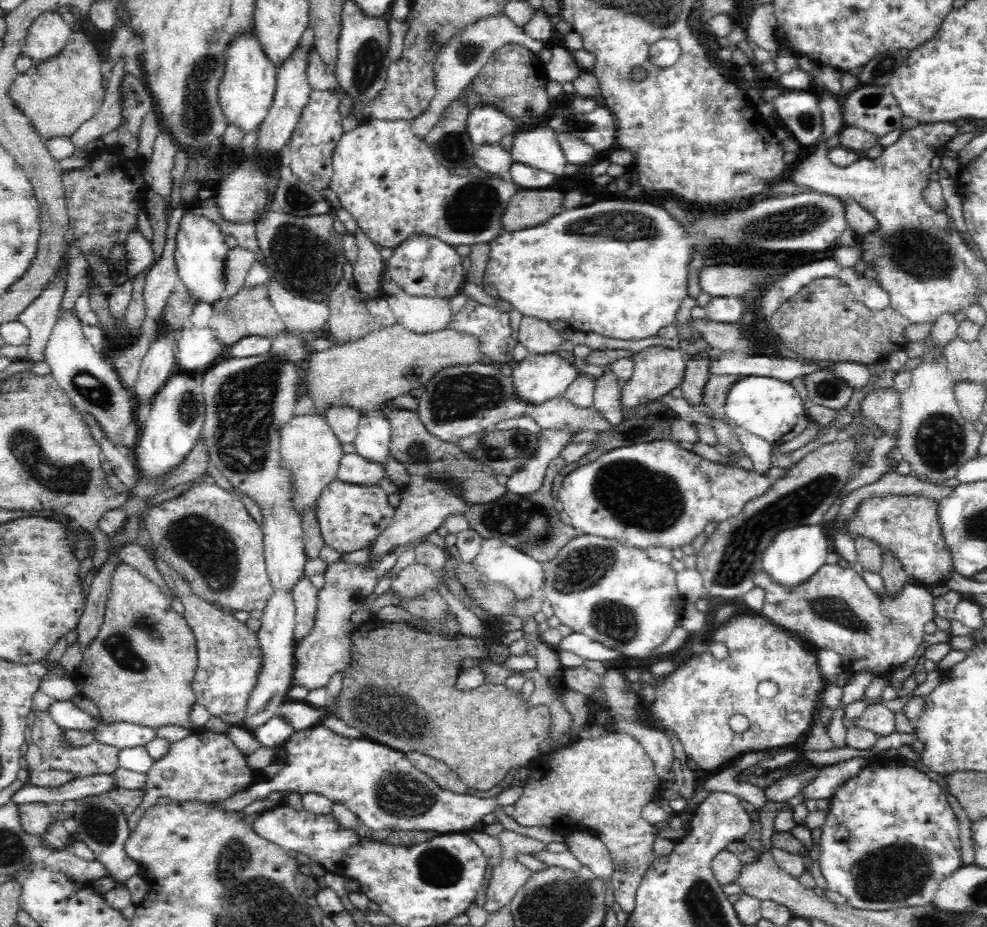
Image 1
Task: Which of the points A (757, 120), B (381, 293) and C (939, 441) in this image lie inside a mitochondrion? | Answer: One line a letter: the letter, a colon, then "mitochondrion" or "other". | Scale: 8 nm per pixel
A: other
B: other
C: mitochondrion

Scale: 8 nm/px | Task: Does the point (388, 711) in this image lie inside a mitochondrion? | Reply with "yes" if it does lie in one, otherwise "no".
yes

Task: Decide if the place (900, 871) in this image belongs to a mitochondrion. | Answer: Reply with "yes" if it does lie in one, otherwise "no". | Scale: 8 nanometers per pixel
yes

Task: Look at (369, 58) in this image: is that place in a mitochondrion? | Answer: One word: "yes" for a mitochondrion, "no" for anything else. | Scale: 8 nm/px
yes

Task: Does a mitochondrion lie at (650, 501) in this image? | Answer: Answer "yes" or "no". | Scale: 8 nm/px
yes

